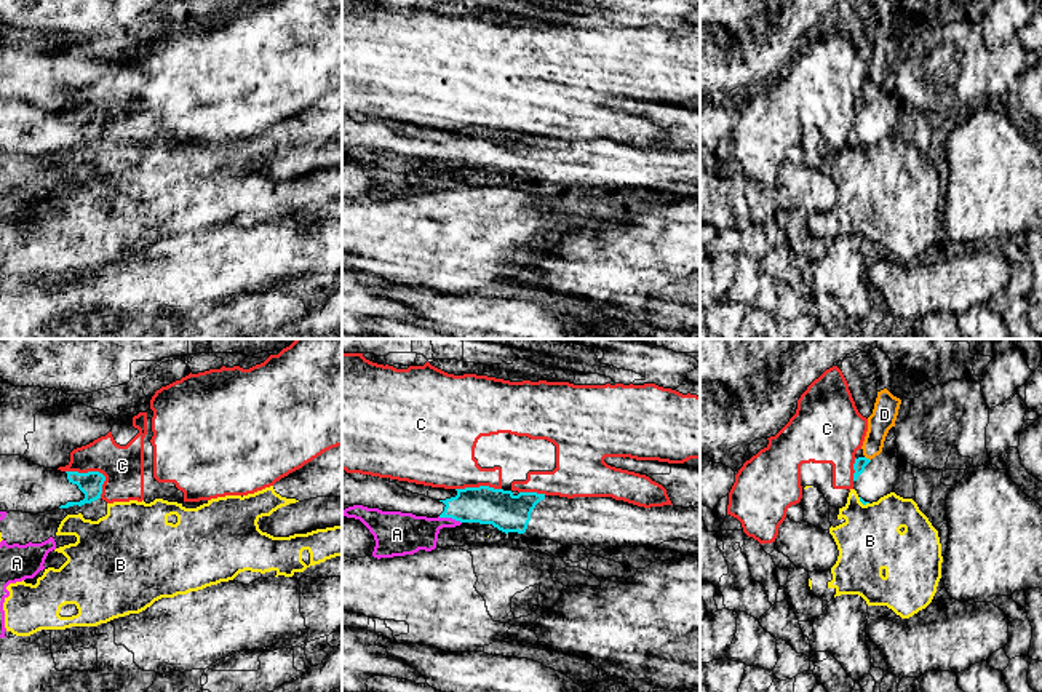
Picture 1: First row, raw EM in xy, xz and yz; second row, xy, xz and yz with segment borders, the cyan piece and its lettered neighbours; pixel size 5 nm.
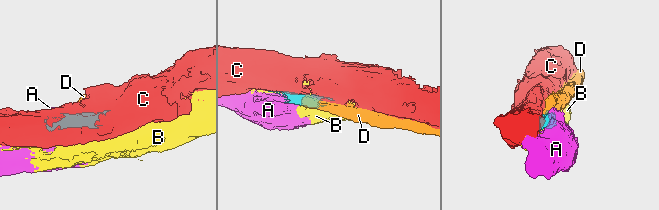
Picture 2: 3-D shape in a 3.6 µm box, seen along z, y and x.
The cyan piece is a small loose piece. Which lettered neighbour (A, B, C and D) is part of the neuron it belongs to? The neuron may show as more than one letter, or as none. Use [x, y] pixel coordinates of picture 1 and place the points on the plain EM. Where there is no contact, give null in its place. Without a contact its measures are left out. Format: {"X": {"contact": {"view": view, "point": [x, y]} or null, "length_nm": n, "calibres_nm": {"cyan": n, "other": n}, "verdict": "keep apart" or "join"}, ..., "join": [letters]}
{"A": {"contact": {"view": "xz", "point": [449, 159]}, "length_nm": 120, "calibres_nm": {"cyan": 190, "other": 200}, "verdict": "keep apart"}, "B": {"contact": {"view": "yz", "point": [863, 146]}, "length_nm": 70, "calibres_nm": {"cyan": 20, "other": 320}, "verdict": "keep apart"}, "C": {"contact": {"view": "xy", "point": [96, 114]}, "length_nm": 240, "calibres_nm": {"cyan": 120, "other": 200}, "verdict": "keep apart"}, "D": {"contact": {"view": "yz", "point": [868, 101]}, "length_nm": 40, "calibres_nm": {"cyan": 60, "other": 130}, "verdict": "keep apart"}, "join": []}

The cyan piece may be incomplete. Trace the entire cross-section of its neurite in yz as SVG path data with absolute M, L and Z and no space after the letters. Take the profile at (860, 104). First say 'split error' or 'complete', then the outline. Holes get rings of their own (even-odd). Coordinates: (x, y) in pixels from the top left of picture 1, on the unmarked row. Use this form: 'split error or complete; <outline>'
split error; M881 94L874 101L858 99L853 105L853 131L863 147L877 144L895 133L901 102Z

